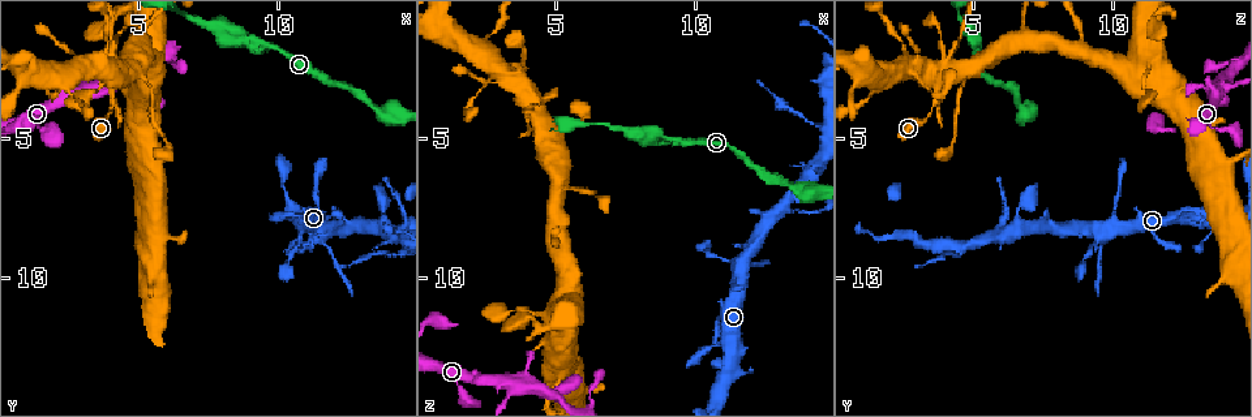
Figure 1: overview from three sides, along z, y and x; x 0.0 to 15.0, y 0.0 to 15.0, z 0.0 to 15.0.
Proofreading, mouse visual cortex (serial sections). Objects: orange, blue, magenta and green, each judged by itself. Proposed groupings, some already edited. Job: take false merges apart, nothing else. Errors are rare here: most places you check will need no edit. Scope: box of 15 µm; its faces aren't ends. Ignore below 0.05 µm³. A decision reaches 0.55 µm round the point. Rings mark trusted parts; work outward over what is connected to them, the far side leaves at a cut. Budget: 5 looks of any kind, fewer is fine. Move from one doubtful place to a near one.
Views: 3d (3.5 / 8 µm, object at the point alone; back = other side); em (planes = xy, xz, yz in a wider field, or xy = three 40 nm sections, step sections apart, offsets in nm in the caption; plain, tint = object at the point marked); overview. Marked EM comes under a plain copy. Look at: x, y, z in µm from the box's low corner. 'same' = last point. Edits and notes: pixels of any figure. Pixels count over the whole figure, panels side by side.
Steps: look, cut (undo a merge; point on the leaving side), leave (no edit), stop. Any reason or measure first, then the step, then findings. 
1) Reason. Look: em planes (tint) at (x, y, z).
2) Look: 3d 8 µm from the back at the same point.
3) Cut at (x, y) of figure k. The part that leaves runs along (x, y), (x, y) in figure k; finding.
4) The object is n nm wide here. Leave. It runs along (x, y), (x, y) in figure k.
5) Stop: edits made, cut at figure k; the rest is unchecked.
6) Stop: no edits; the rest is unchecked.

Thick turns thin. Look: 3d 3.5 µm at (8.9, 1.4, 4.9).

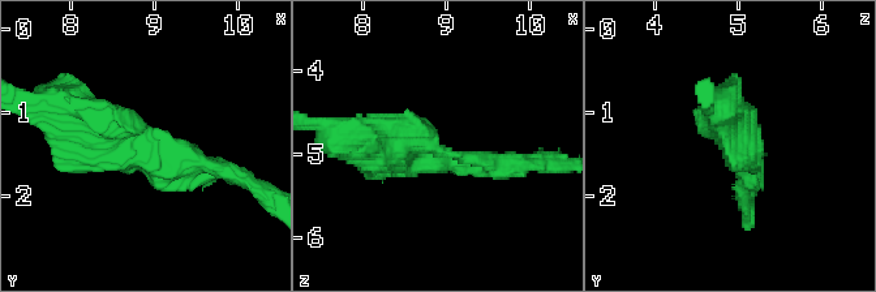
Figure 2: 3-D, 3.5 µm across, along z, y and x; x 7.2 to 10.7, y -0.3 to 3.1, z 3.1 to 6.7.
Now the EM. Look: em planes (tint) at (8.95, 1.35, 4.95).

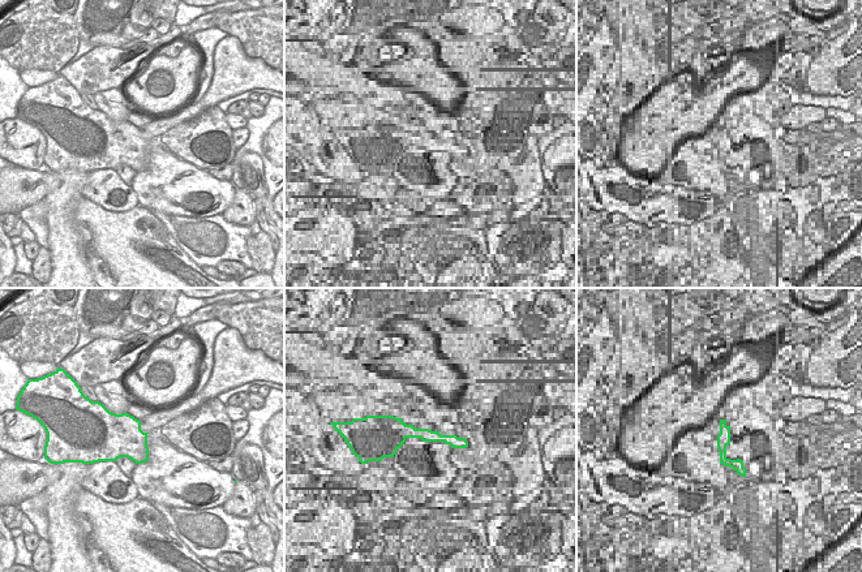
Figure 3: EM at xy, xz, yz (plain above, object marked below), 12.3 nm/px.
Leave. It runs along (226, 171), (78, 115) in figure 2; continuous, no second cell.

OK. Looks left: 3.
Small branch off a trunk. Look: 3d 3.5 µm at (3.4, 3.0, 14.0).

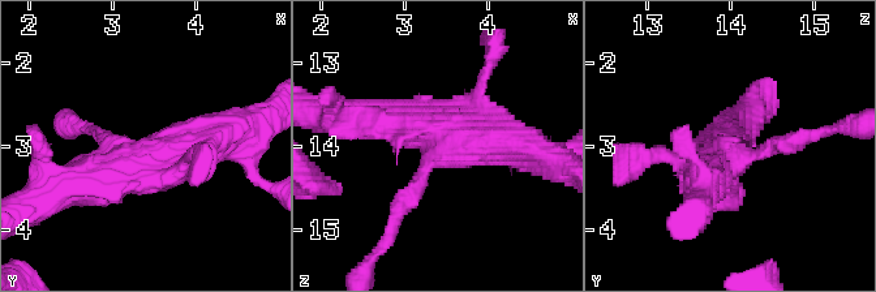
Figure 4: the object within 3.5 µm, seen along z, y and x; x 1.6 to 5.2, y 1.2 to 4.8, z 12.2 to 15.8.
Look: em xy step 1 (tint) at (3.45, 3.10, 14.10).

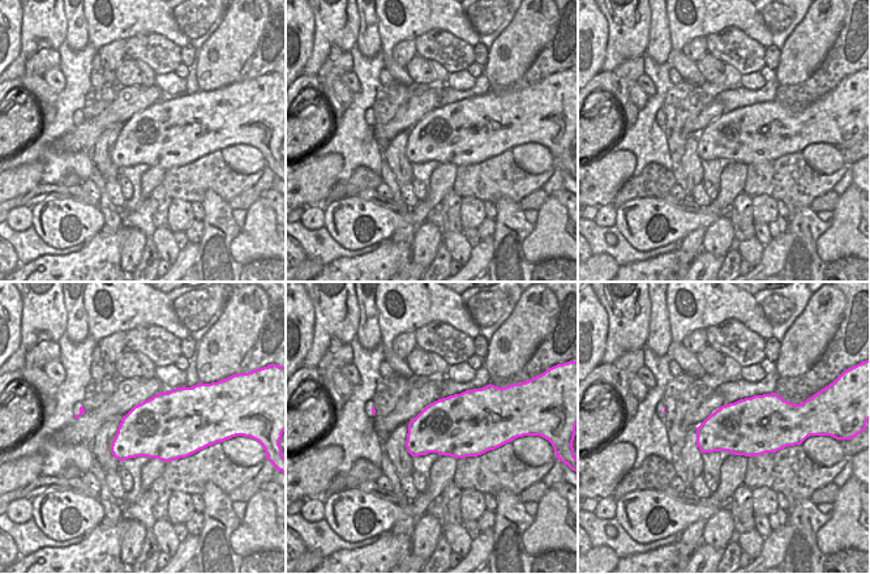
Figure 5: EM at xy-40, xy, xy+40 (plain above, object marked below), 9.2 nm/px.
Leave. It runs along (93, 185), (244, 129) in figure 4; continuous, no second cell.

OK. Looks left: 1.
Stop: no edits; the rest is unchecked.

